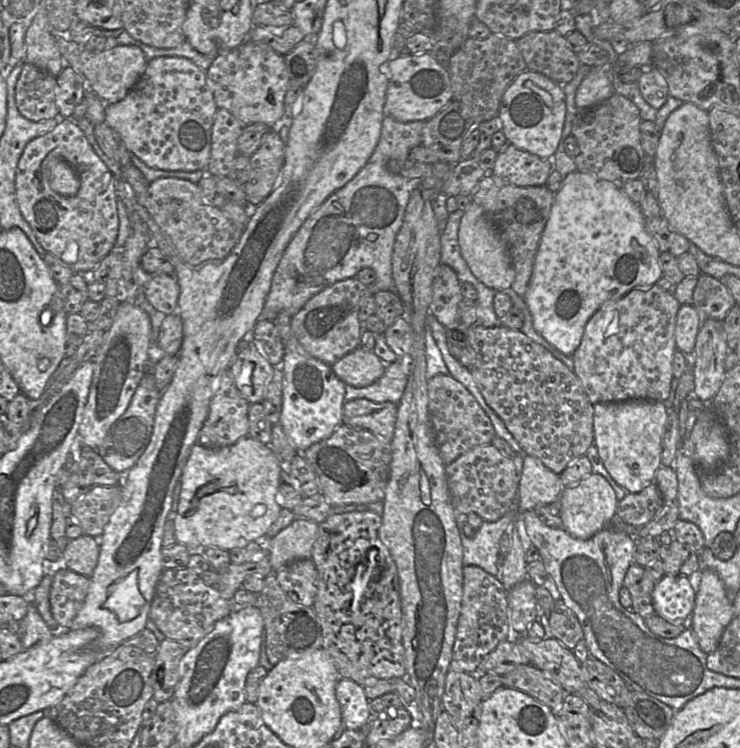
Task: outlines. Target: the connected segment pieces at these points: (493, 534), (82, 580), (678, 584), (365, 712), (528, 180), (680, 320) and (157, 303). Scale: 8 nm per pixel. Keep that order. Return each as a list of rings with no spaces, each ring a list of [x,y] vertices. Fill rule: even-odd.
[[[515,501],[512,508],[499,520],[494,522],[483,521],[480,528],[475,530],[473,538],[468,538],[464,532],[467,516],[456,513],[456,524],[463,548],[463,566],[478,566],[500,580],[500,572],[497,567],[499,543],[504,533],[512,538],[513,522],[518,514]]]
[[[70,569],[57,571],[49,593],[51,613],[60,629],[69,629],[73,619],[83,607],[90,580]]]
[[[665,574],[652,592],[654,612],[669,623],[688,624],[695,596],[688,576]]]
[[[340,678],[336,685],[336,698],[341,707],[345,729],[359,730],[369,719],[369,700],[364,688],[356,682]]]
[[[508,143],[499,153],[497,153],[494,166],[491,172],[487,173],[491,173],[495,177],[503,179],[518,187],[530,187],[545,185],[552,170],[552,159],[540,158]]]
[[[682,304],[676,317],[676,349],[692,356],[700,327],[700,317],[693,304]]]
[[[152,275],[144,286],[144,294],[157,311],[165,315],[177,313],[180,287],[173,275]]]

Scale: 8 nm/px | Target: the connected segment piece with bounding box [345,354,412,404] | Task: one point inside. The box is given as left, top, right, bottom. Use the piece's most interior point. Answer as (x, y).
(389, 388)

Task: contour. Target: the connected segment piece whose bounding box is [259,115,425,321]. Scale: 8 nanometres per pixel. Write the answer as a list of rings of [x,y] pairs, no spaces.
[[[385,115],[382,121],[379,142],[365,166],[345,186],[336,191],[315,209],[294,234],[286,247],[274,272],[270,291],[265,300],[259,320],[273,321],[280,312],[296,315],[305,304],[326,287],[348,278],[355,278],[363,268],[371,268],[376,273],[376,291],[396,293],[392,275],[392,254],[395,238],[404,219],[411,192],[419,188],[420,179],[409,179],[388,172],[386,164],[390,160],[406,161],[410,151],[420,146],[425,121],[398,122]]]

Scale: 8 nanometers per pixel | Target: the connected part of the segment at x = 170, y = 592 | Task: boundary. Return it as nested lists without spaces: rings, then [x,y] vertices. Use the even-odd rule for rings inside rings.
[[[187,567],[172,568],[164,569],[160,575],[149,618],[167,639],[190,649],[213,629],[216,622],[228,616],[234,609],[231,600],[224,599],[217,589],[207,586],[199,575]]]

